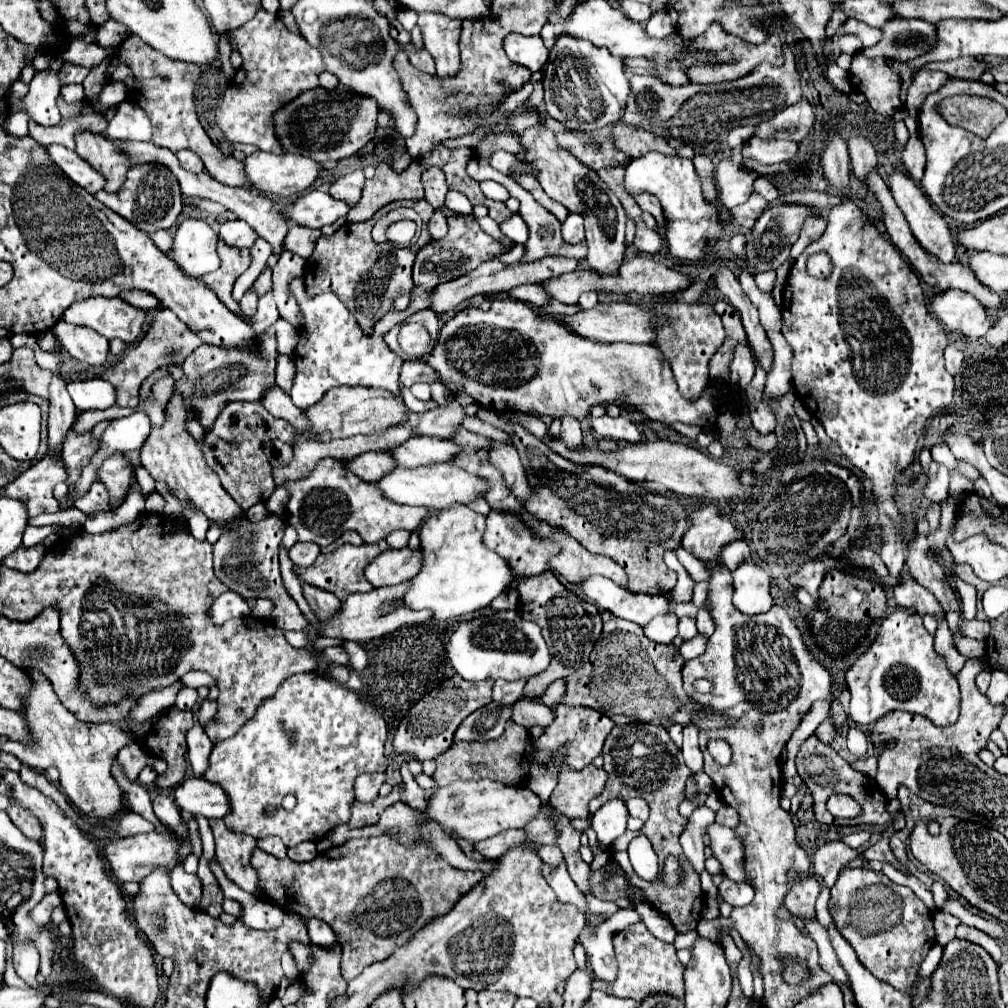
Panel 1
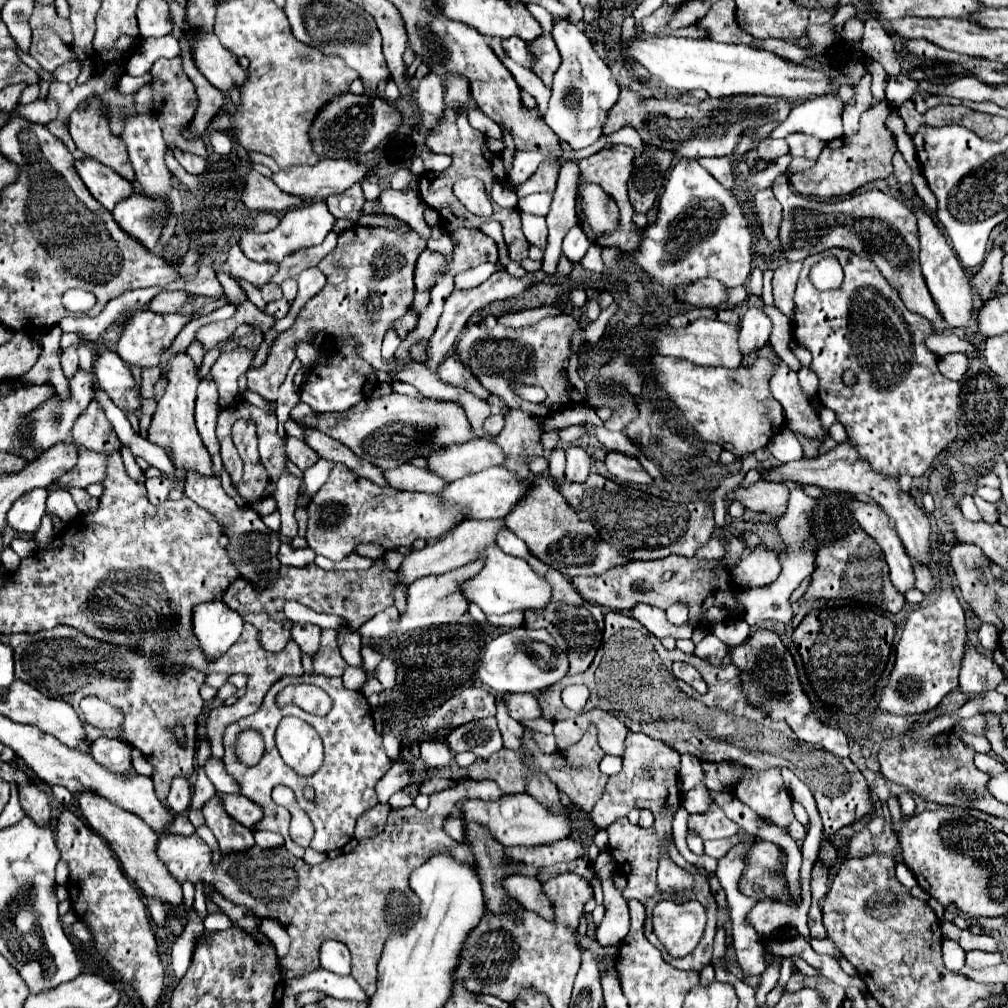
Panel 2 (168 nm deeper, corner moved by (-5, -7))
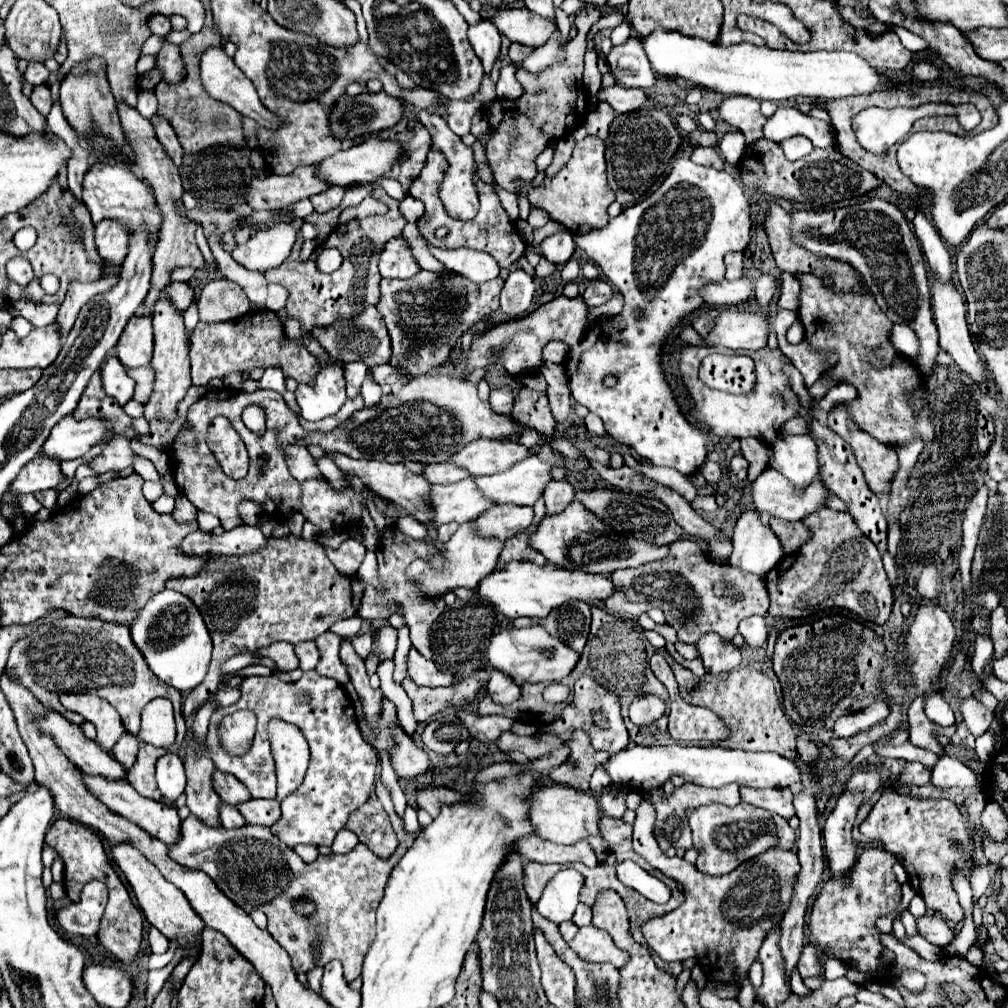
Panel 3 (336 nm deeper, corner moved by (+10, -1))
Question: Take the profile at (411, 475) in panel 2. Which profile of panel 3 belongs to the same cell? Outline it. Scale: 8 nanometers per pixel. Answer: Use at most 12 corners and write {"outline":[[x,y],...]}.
{"outline":[[453,462],[427,464],[423,476],[431,484],[469,478]]}

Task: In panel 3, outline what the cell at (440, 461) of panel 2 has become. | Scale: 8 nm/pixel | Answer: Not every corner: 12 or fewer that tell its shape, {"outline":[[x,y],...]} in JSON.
{"outline":[[481,438],[451,462],[475,476],[533,454],[519,442]]}

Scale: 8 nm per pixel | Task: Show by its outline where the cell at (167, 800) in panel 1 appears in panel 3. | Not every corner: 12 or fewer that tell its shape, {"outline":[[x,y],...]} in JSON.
{"outline":[[177,754],[157,760],[157,784],[167,804],[185,790]]}

